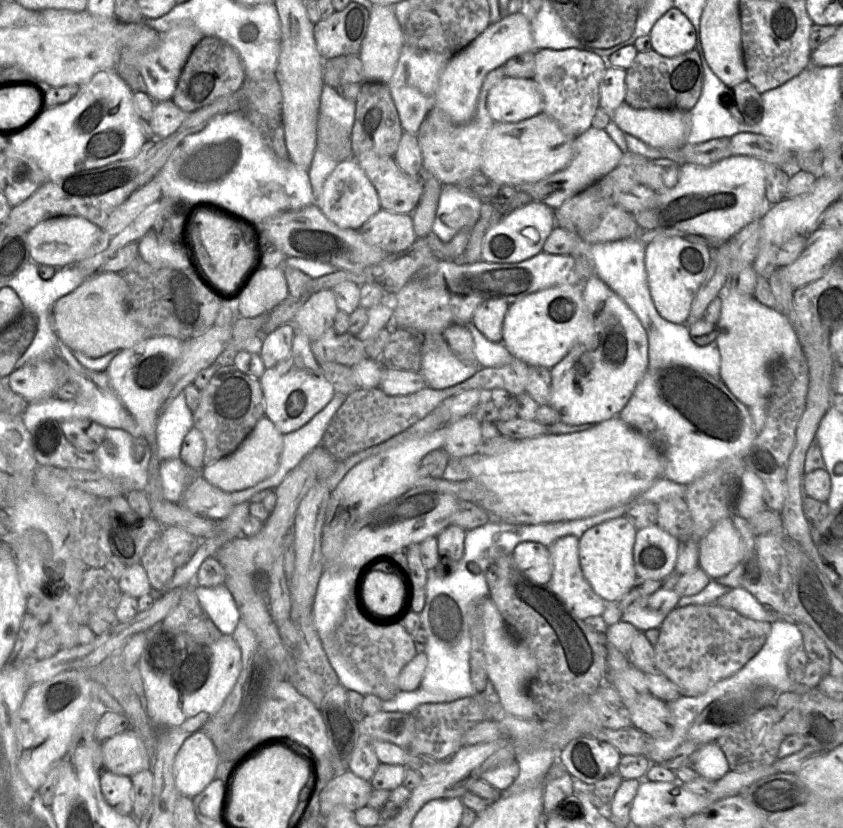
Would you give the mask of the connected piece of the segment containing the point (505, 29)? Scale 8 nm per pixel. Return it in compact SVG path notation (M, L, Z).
M522 12L509 14L499 22L491 24L468 47L452 56L441 73L436 92L435 106L458 124L472 119L486 75L503 65L512 57L535 51L535 42L528 19Z

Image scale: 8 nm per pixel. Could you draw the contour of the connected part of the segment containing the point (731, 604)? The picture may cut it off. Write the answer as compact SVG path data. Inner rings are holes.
M743 587L735 588L722 595L713 604L736 610L751 619L766 621L771 624L777 619L782 618L775 610L774 613L766 613L762 604Z

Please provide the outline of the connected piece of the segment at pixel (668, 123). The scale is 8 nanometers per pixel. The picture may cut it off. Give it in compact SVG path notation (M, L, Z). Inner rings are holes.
M623 102L612 120L626 134L658 149L679 148L689 130L688 112L677 109L634 109Z

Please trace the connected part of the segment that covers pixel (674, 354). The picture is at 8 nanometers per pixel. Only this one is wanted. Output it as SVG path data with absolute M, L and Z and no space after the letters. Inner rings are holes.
M634 238L590 245L596 275L623 299L647 333L647 369L676 363L703 370L713 377L720 377L721 360L716 340L706 346L698 346L692 341L688 326L671 323L661 317L656 310L648 287L645 249L646 244Z

